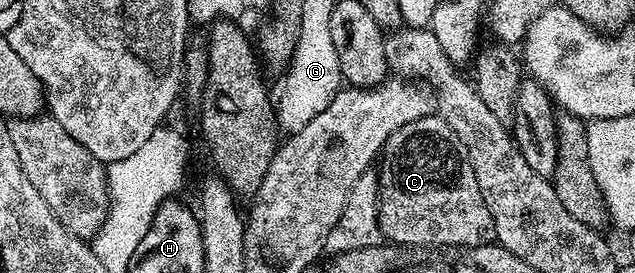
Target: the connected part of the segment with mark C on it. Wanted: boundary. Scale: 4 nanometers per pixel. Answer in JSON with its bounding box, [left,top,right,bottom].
[378,115,496,251]

